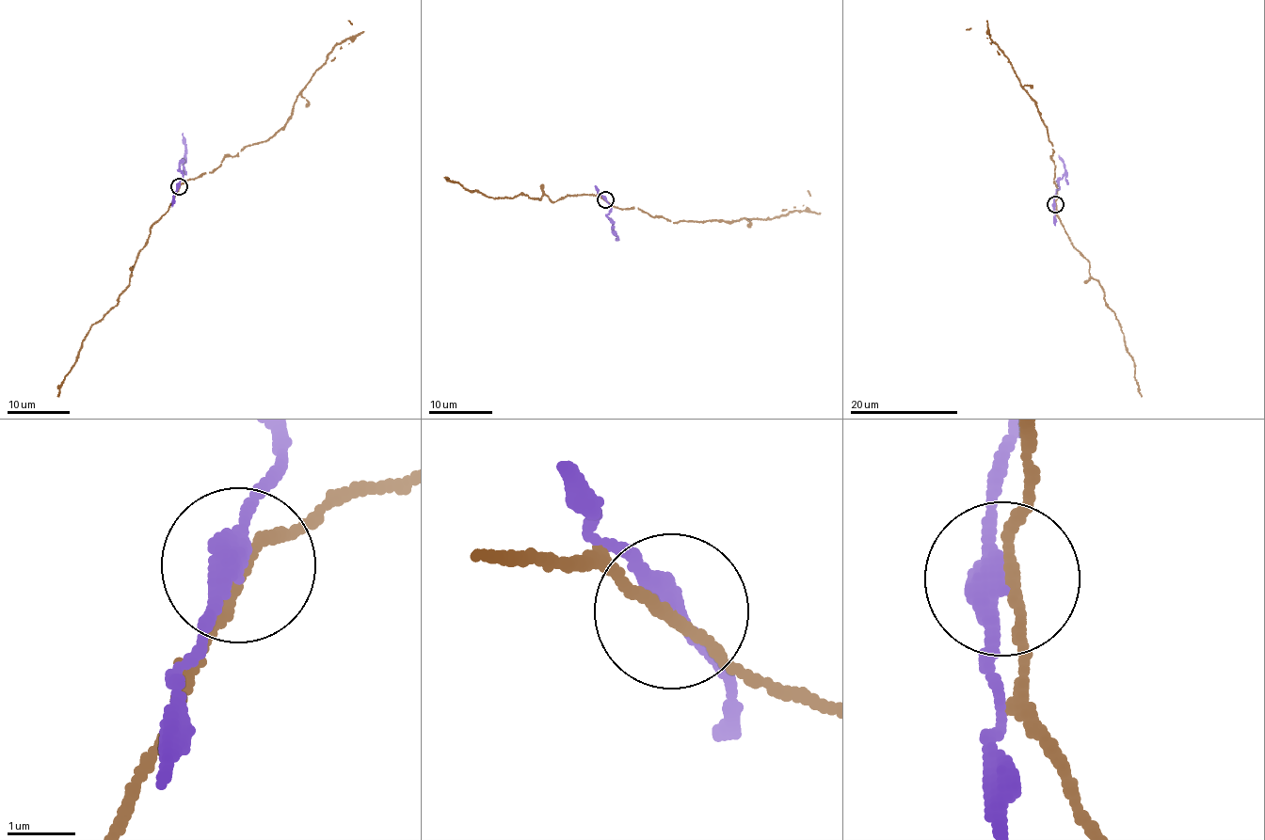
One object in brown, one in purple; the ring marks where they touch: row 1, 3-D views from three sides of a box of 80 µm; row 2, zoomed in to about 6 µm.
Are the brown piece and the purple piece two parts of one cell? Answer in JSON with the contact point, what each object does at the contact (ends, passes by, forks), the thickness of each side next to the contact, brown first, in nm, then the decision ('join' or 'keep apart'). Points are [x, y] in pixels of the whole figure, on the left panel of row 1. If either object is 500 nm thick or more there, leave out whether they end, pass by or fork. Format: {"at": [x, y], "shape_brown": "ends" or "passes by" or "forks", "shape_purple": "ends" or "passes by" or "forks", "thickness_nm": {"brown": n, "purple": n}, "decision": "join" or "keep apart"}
{"at": [179, 186], "shape_brown": "passes by", "shape_purple": "passes by", "thickness_nm": {"brown": 140, "purple": 300}, "decision": "keep apart"}

